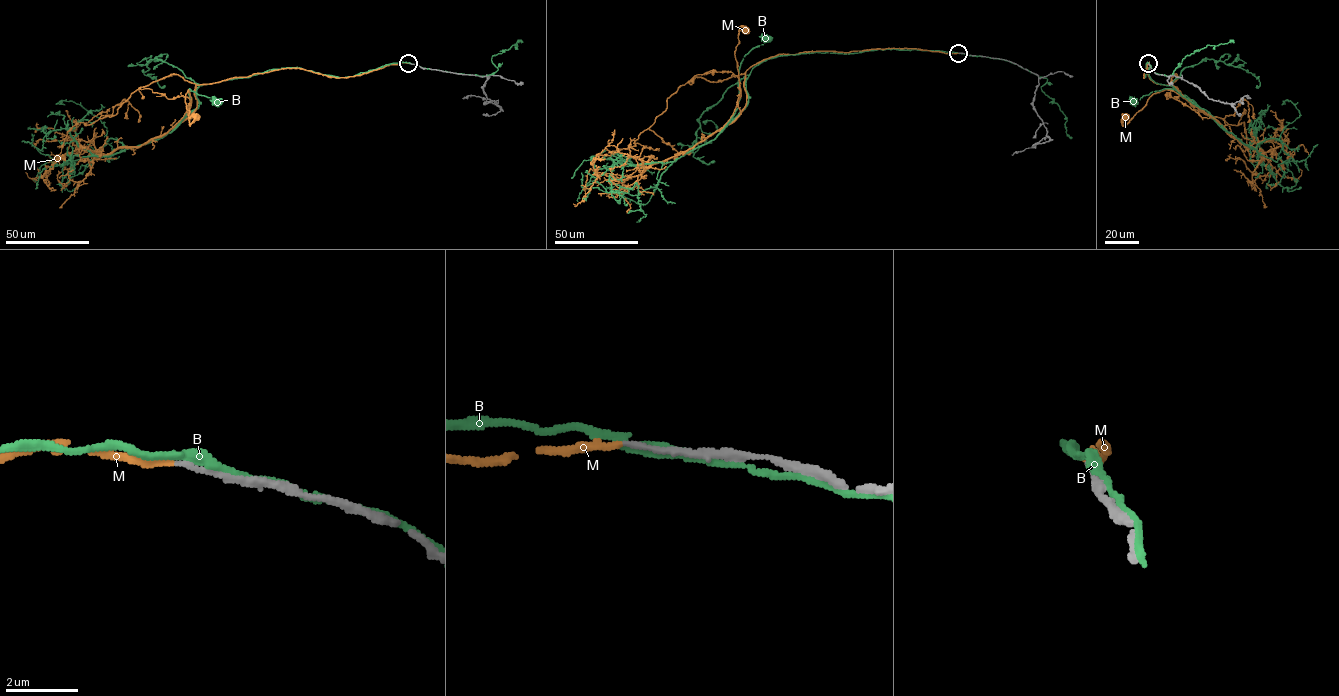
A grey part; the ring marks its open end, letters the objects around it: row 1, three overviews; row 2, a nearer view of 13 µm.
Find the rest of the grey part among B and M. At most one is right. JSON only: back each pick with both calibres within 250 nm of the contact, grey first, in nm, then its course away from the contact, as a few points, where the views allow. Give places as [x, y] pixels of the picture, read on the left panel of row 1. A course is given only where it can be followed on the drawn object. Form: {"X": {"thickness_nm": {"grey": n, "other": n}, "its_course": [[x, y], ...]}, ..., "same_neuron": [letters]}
{"M": {"thickness_nm": {"grey": 120, "other": 200}, "its_course": [[408, 63], [346, 77], [283, 68], [196, 84], [197, 107], [176, 124], [189, 89], [190, 125], [196, 117]]}, "same_neuron": ["M"]}

